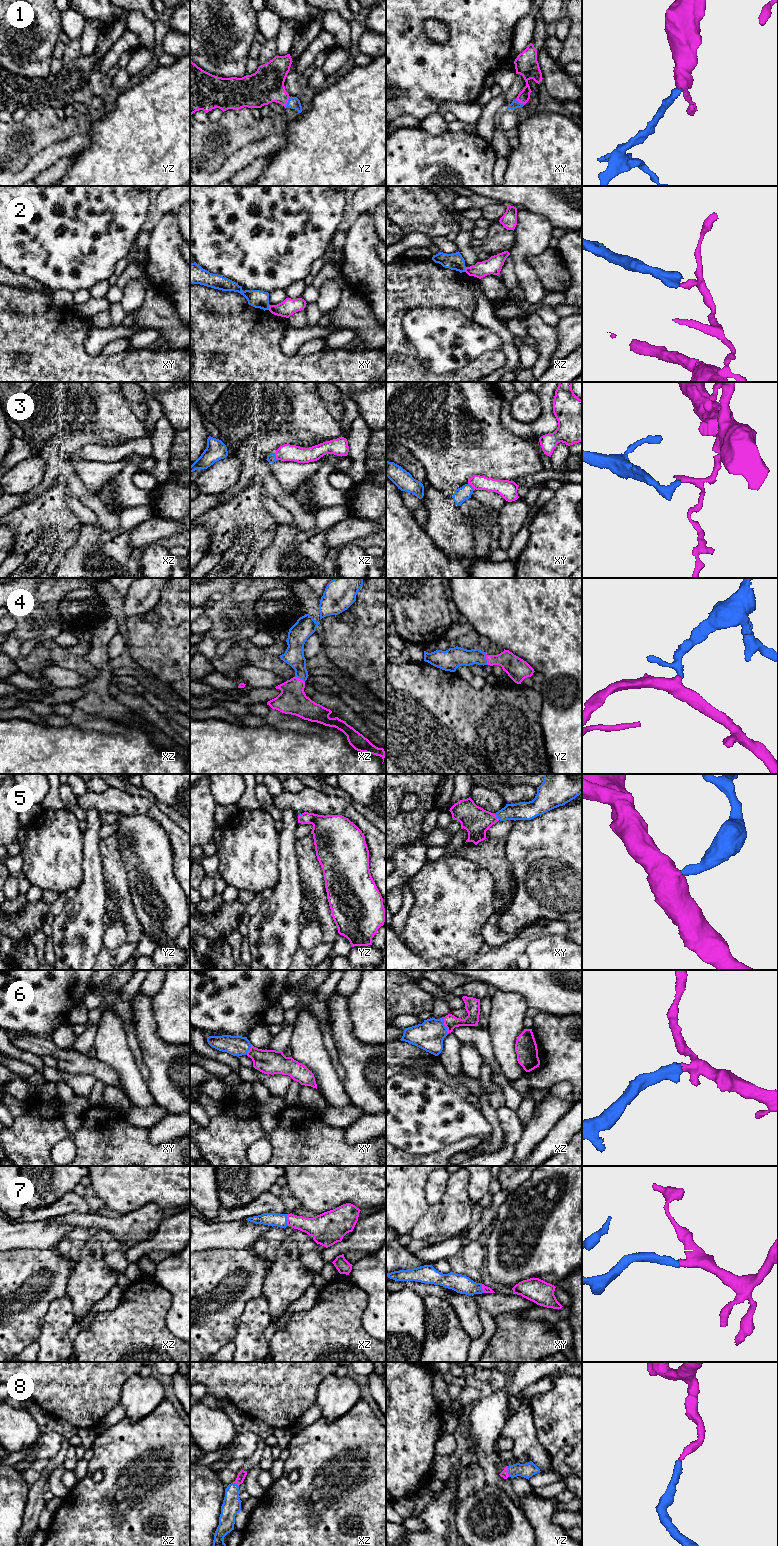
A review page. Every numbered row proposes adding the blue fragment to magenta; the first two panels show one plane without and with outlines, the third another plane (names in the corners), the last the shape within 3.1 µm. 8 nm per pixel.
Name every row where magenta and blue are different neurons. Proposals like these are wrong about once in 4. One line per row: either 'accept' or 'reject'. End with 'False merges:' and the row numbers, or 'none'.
1: accept
2: reject
3: reject
4: accept
5: accept
6: accept
7: accept
8: accept
False merges: 2, 3

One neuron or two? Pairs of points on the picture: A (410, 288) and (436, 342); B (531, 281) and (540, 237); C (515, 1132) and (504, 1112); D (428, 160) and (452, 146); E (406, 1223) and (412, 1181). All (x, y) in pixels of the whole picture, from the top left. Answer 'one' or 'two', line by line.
A: two
B: one
C: one
D: one
E: one

